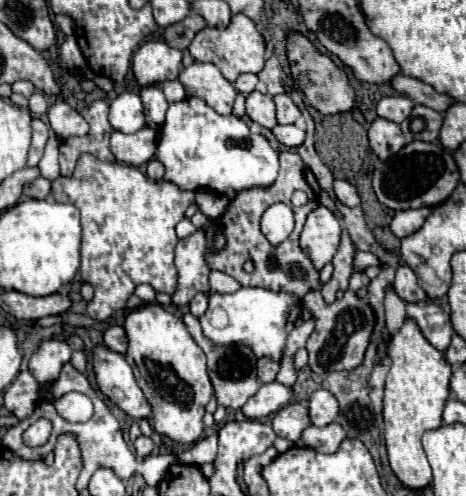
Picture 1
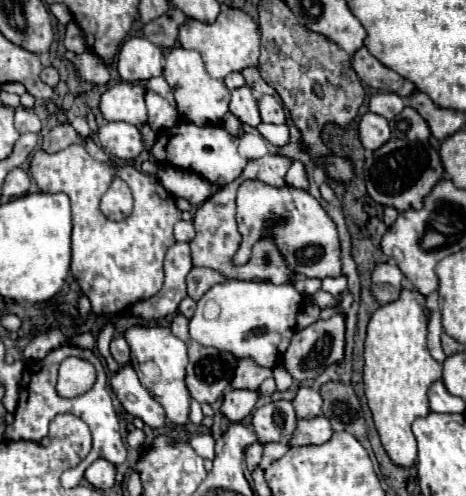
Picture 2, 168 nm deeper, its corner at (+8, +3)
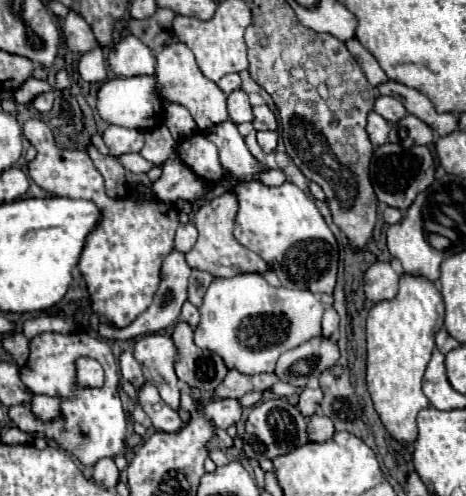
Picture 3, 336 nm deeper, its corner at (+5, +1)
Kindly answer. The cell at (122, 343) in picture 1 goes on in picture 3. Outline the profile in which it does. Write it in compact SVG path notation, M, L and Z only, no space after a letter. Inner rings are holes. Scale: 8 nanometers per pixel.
M123 352L119 358L119 366L121 366L121 376L131 382L135 386L135 390L141 390L141 386L145 384L145 378L141 374L141 366L139 362L133 358L131 352Z

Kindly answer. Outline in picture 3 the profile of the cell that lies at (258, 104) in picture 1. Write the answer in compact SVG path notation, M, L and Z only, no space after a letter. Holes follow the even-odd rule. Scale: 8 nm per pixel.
M235 90L227 96L227 110L229 110L229 120L235 124L253 122L251 104L249 104L249 98L243 90Z

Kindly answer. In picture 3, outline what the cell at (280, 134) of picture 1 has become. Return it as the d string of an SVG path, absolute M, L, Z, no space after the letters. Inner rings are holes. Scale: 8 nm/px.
M257 132L257 142L259 142L259 146L261 146L261 150L265 152L265 154L269 154L269 152L273 152L275 150L275 146L277 146L277 132Z

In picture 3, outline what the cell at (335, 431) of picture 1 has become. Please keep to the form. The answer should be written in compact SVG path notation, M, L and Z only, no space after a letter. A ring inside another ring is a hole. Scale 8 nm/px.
M313 414L307 420L307 434L309 434L309 442L327 442L335 434L333 422L327 416Z

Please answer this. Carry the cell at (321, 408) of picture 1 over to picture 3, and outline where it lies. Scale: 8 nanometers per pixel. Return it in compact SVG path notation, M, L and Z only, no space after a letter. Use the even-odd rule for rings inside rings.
M303 388L303 392L299 394L299 410L301 410L301 414L305 416L305 418L309 418L309 416L313 416L315 412L317 412L317 408L319 408L319 402L323 400L323 392L321 392L321 388Z

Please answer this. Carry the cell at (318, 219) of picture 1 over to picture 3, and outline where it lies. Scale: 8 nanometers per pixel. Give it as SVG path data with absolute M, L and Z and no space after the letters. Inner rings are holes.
M237 182L231 192L239 202L239 212L235 218L235 240L251 252L259 254L265 264L279 276L283 288L331 294L337 278L339 250L337 240L319 214L315 202L291 182L275 188L263 186L259 182ZM261 198L273 198L273 202L261 210Z

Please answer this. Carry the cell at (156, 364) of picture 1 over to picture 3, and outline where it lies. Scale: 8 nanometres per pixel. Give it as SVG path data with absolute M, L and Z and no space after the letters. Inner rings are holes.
M149 334L135 342L135 360L141 362L144 377L159 388L161 398L179 410L179 380L175 376L175 344L165 334Z

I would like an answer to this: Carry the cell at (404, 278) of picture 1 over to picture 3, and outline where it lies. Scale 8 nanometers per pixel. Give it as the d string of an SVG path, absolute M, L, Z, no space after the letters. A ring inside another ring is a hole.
M375 262L367 268L363 278L363 290L367 300L381 302L395 298L399 288L399 274L391 268L389 262Z

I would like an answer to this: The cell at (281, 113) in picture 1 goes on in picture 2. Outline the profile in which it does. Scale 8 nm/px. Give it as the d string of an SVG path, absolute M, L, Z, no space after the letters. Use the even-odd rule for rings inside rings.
M262 96L258 100L258 108L260 108L262 122L270 122L270 124L284 124L286 122L284 106L274 96Z

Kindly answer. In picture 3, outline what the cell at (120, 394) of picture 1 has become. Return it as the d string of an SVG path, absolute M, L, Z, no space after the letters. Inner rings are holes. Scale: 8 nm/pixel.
M145 384L139 390L139 402L157 430L177 432L183 426L179 414L161 400L161 396L153 384Z

